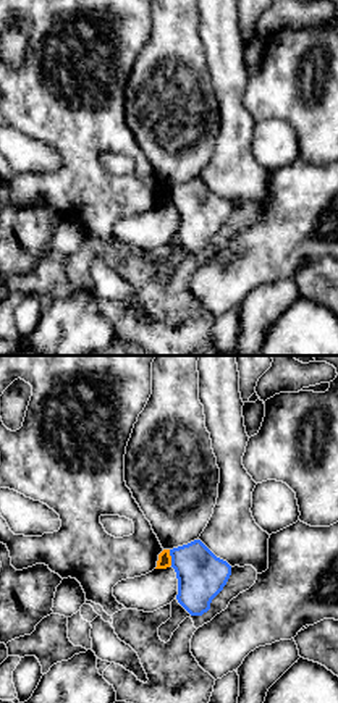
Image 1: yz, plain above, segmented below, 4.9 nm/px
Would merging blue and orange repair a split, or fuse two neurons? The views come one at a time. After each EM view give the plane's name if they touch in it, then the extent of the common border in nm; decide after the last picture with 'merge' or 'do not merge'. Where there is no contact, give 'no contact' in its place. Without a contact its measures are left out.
yz | 80 nm

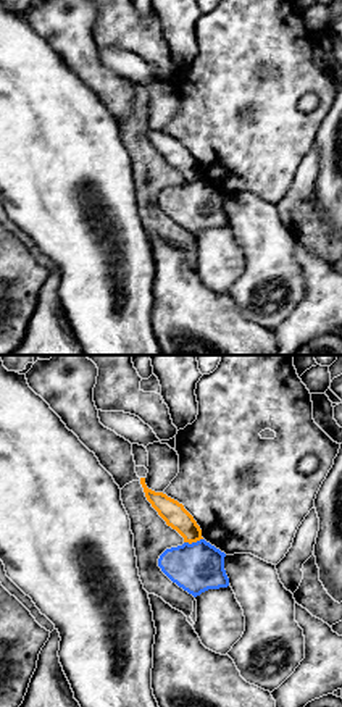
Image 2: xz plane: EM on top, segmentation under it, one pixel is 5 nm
xz | 100 nm

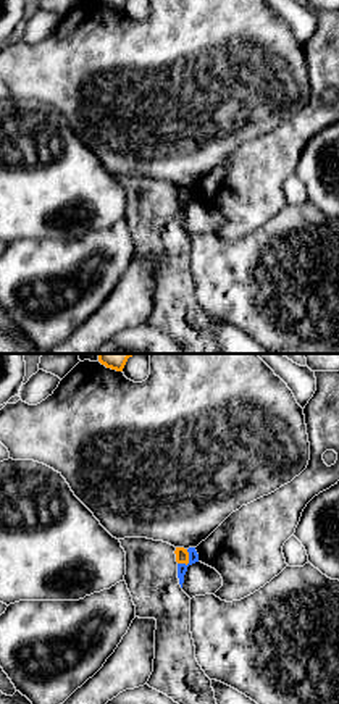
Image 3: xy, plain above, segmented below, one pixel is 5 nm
xy | 90 nm

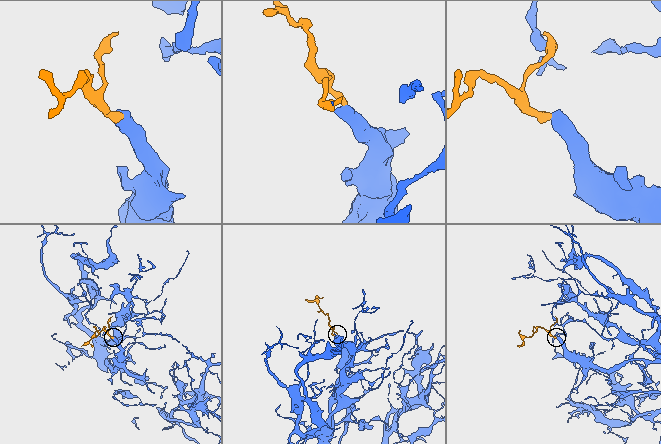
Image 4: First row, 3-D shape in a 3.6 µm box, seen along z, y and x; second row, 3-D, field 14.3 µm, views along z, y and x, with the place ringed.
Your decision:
do not merge

